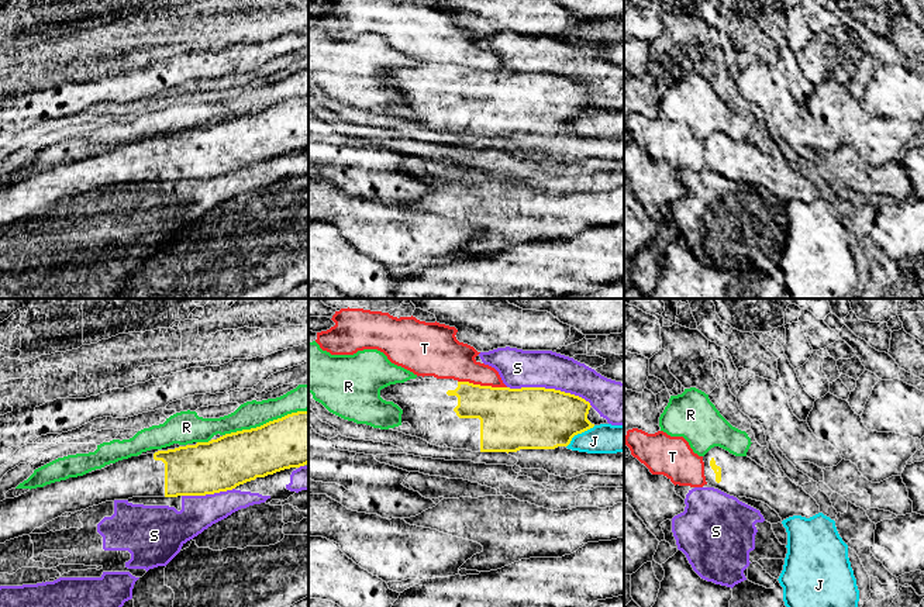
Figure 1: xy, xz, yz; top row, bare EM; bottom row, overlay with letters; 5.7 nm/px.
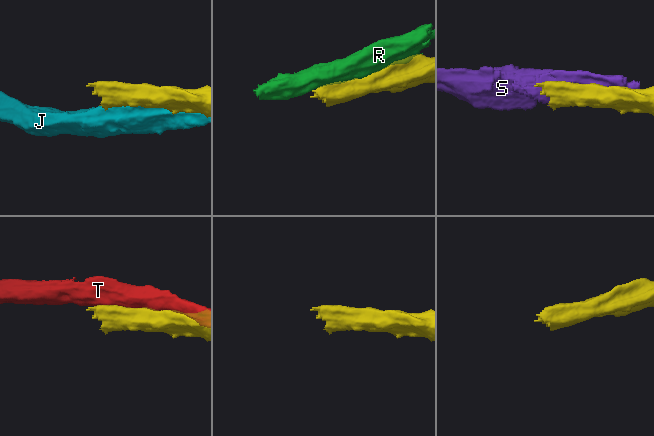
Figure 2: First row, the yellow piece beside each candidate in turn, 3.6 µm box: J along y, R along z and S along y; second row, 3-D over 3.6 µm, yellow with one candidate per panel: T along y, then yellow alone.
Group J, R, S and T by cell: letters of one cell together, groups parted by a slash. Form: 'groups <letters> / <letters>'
groups J / R / S / T

